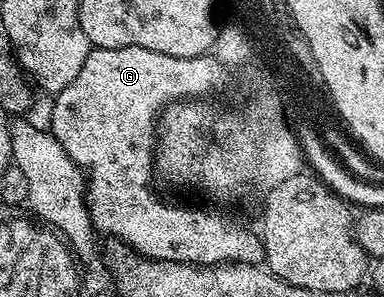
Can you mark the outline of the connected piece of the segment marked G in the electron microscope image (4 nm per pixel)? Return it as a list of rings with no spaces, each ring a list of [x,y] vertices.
[[[94,47],[88,53],[84,61],[84,69],[80,69],[80,74],[76,76],[76,81],[68,85],[64,90],[57,92],[53,96],[54,108],[52,109],[52,127],[50,134],[64,145],[68,157],[86,176],[86,206],[91,213],[93,220],[97,220],[97,228],[100,236],[115,235],[119,244],[125,245],[129,250],[139,254],[144,259],[159,259],[160,261],[170,261],[172,263],[192,263],[199,267],[217,267],[224,263],[257,263],[263,262],[262,240],[257,230],[249,231],[242,223],[234,223],[218,211],[205,211],[202,207],[173,207],[170,203],[158,199],[156,192],[150,188],[150,182],[156,174],[156,128],[160,123],[160,116],[171,103],[181,101],[187,97],[196,97],[199,91],[209,90],[215,87],[222,79],[222,69],[218,63],[210,62],[201,55],[196,57],[168,57],[168,53],[152,53],[152,49],[140,49],[139,47],[121,47],[120,49],[104,49]]]

